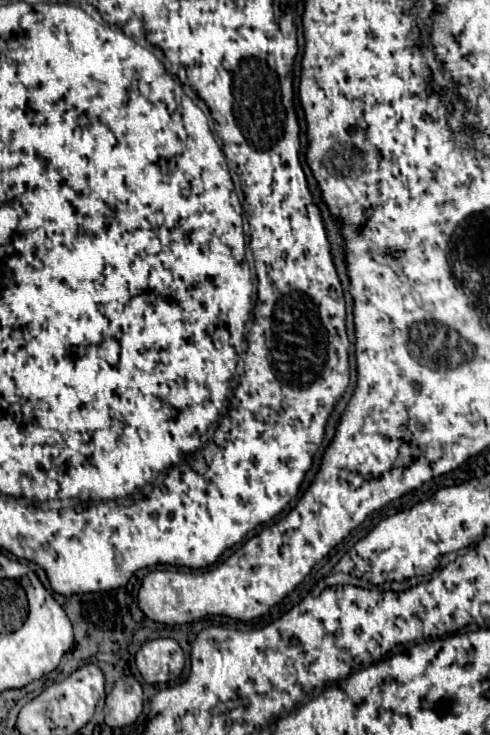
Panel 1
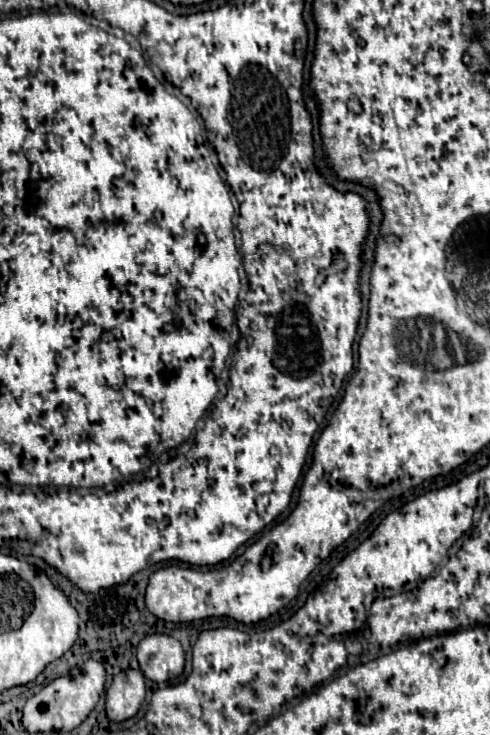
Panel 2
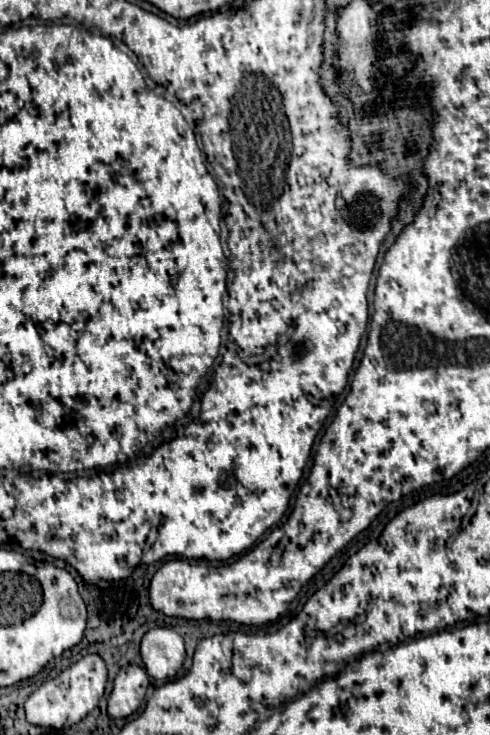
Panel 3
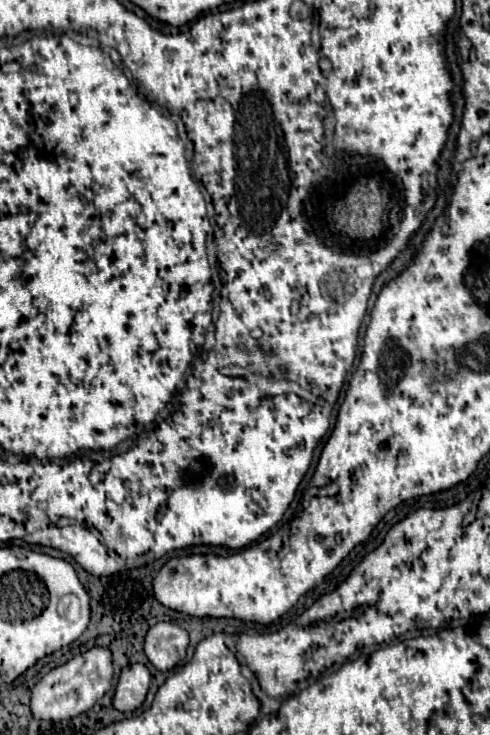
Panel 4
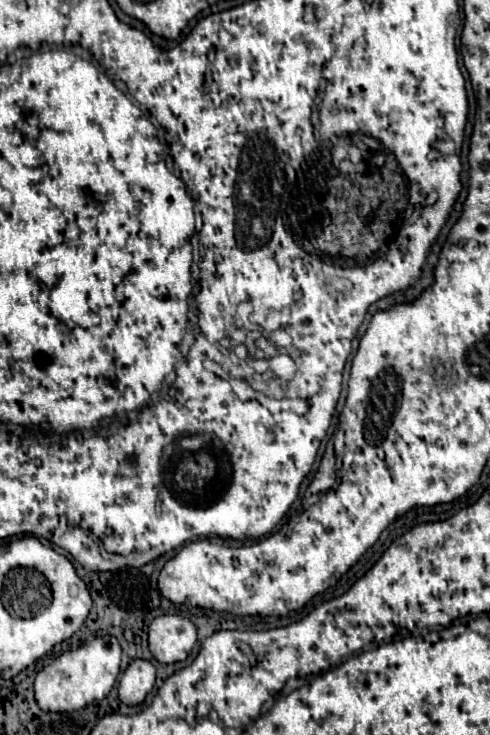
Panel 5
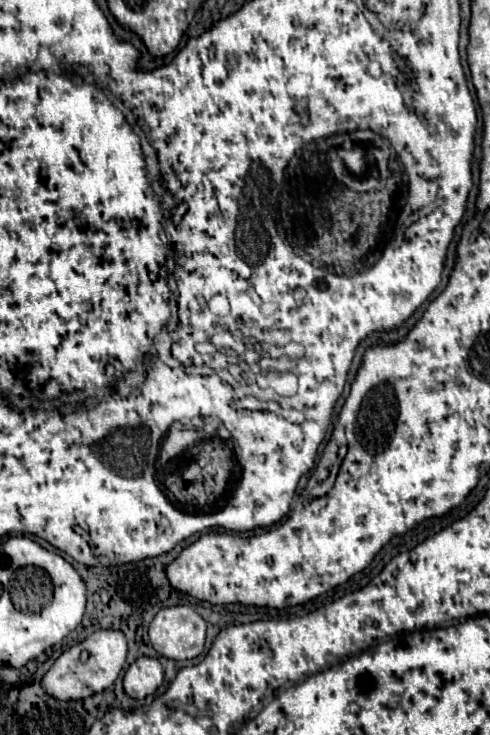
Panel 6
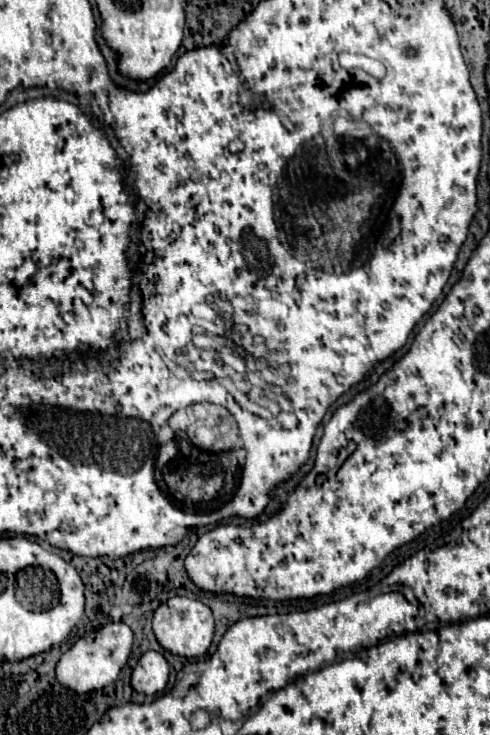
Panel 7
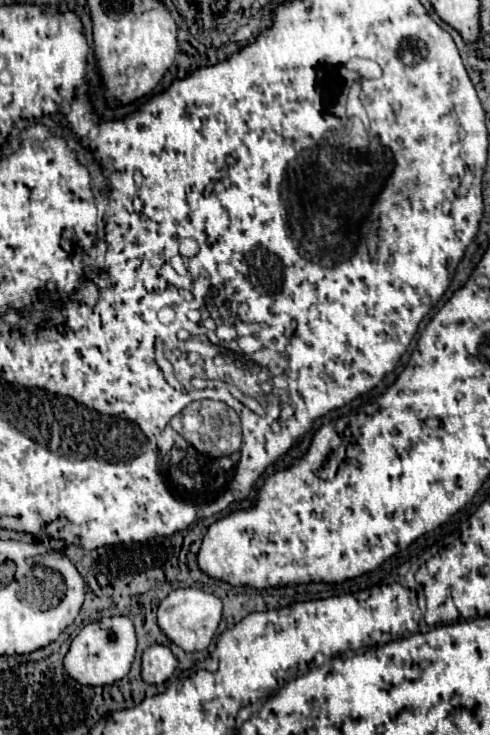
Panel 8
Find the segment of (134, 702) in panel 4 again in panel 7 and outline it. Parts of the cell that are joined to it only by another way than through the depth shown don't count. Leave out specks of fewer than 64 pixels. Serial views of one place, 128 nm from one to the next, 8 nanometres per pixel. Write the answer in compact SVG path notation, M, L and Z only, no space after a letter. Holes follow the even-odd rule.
M146 652L132 670L130 684L136 692L154 696L164 690L168 682L168 662L160 652Z

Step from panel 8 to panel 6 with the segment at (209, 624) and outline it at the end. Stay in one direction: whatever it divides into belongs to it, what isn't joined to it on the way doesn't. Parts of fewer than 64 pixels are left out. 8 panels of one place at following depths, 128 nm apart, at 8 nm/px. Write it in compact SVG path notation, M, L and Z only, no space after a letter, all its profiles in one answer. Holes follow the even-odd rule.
M170 606L154 616L148 634L160 656L192 660L204 650L206 622L190 606Z

